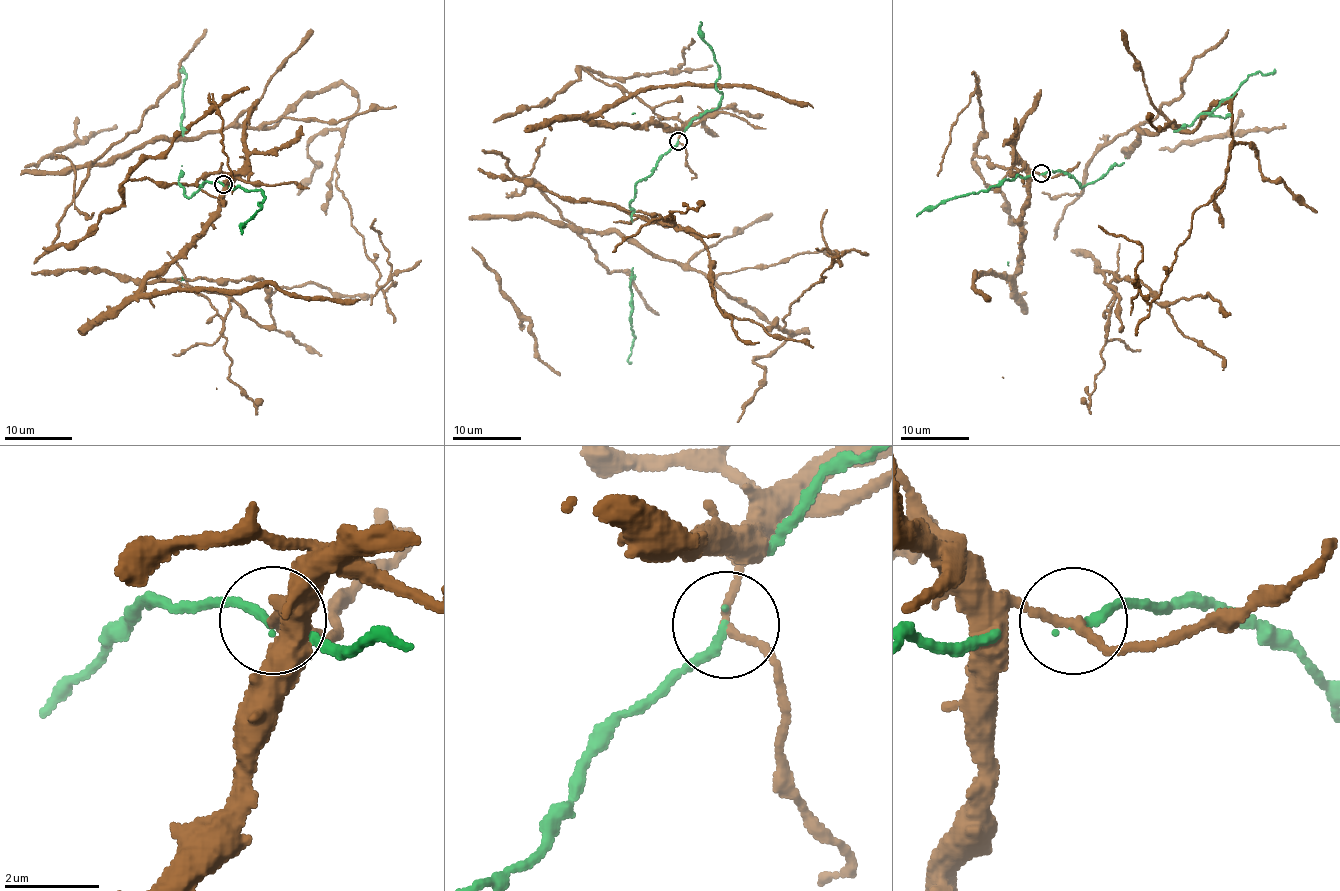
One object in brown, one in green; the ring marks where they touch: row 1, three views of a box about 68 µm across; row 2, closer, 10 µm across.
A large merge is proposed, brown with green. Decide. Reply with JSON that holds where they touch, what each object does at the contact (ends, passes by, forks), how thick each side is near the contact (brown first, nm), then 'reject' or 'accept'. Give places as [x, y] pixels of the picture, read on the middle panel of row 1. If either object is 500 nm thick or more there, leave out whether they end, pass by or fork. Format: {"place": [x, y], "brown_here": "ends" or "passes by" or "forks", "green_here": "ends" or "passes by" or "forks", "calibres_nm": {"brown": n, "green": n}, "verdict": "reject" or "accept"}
{"place": [678, 141], "brown_here": "passes by", "green_here": "ends", "calibres_nm": {"brown": 160, "green": 190}, "verdict": "reject"}

